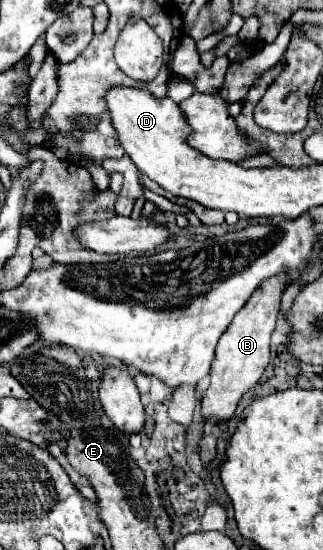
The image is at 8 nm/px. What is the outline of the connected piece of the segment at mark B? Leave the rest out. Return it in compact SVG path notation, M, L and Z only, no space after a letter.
M283 277L267 279L249 299L249 303L235 315L229 329L217 343L215 361L211 363L211 383L201 397L201 413L203 421L217 417L217 423L227 423L237 409L239 399L257 385L269 363L269 339L275 329L275 321L279 315L279 301L283 295L285 281Z

